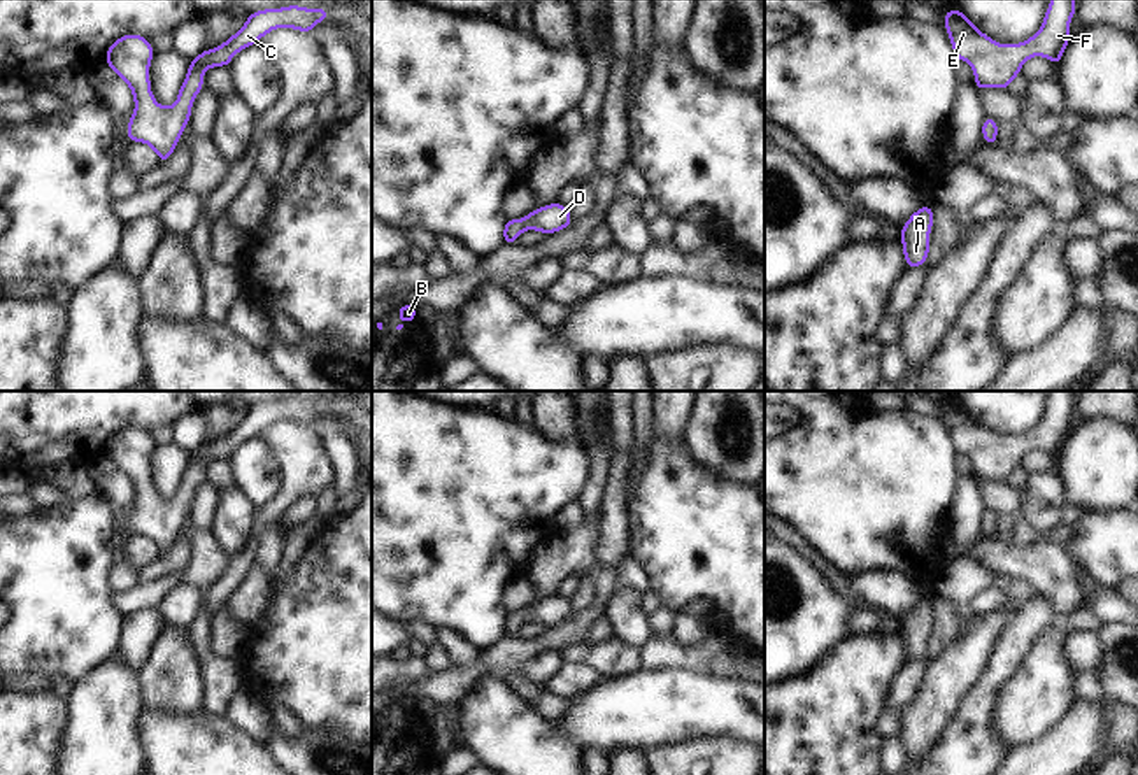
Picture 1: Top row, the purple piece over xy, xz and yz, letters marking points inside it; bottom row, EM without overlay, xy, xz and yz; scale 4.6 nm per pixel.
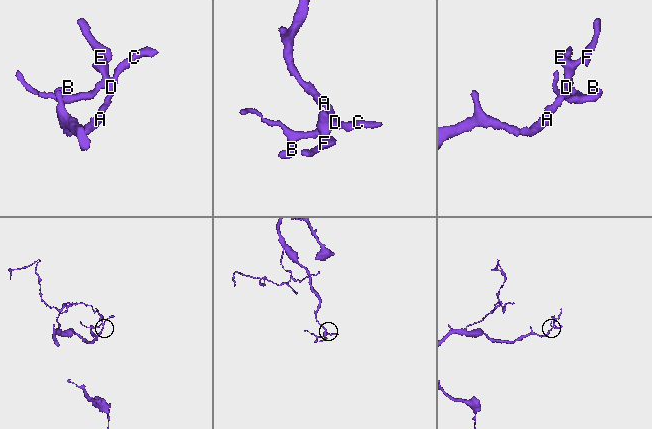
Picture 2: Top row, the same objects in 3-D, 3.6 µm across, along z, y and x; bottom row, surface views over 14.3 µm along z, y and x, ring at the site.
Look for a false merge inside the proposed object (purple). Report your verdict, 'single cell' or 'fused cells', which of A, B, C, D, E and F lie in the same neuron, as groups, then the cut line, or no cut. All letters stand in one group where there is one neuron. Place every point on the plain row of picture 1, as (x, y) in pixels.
single cell; A B C D E F; no cut

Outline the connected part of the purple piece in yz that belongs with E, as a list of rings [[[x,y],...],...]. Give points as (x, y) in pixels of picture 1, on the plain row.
[[[1052,391],[1042,421],[1022,437],[994,435],[973,419],[959,402],[947,403],[943,416],[956,452],[971,458],[977,482],[1001,480],[1006,484],[1029,451],[1040,447],[1054,458],[1061,456],[1070,435],[1070,414],[1075,405],[1077,396],[1073,391]]]

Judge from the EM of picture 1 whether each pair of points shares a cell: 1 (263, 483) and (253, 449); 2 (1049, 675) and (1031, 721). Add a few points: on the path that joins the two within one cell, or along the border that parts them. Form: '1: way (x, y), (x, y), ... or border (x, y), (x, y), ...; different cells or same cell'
1: way (255, 474), (253, 458); same cell
2: way (1042, 686), (1031, 702), (1031, 711); same cell

